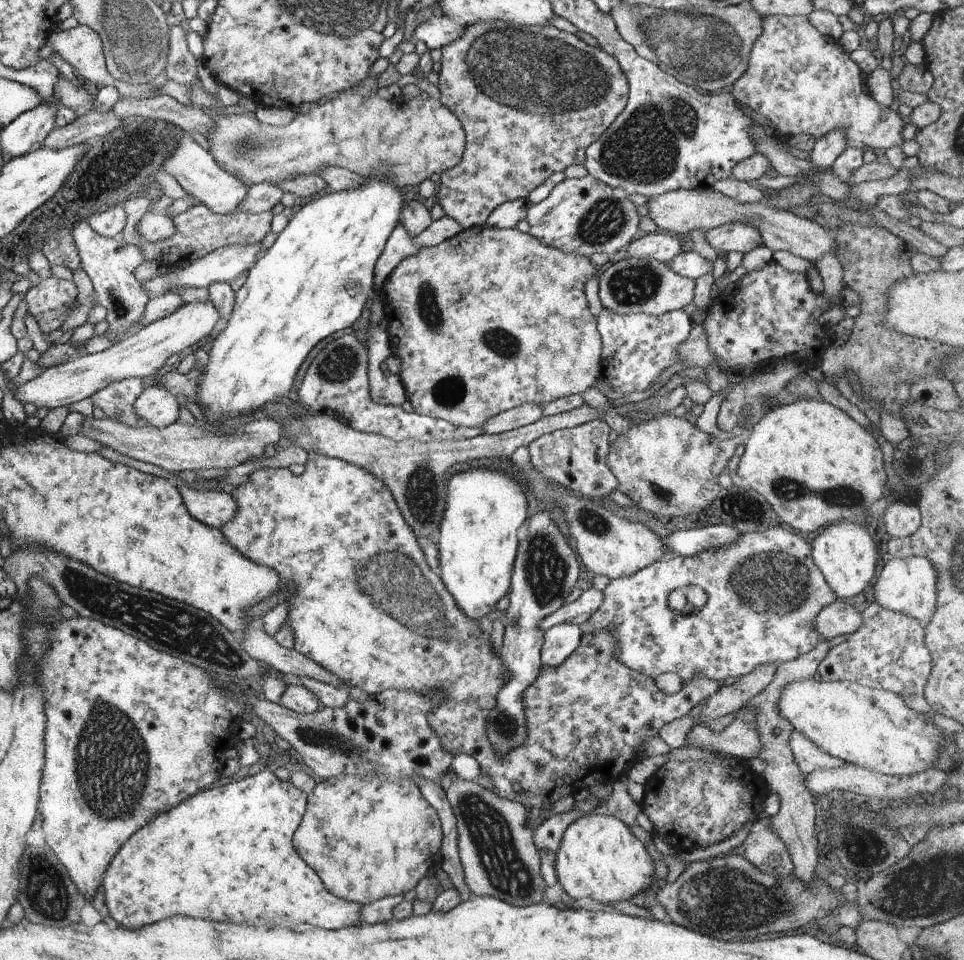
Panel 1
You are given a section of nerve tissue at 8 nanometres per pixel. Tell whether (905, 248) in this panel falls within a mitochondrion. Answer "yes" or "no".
no

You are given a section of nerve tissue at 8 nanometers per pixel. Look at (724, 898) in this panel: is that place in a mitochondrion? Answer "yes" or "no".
yes

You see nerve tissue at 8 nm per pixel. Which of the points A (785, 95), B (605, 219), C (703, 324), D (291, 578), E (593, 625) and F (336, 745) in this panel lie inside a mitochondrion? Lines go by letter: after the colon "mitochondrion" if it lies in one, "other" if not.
A: other
B: mitochondrion
C: other
D: other
E: other
F: mitochondrion

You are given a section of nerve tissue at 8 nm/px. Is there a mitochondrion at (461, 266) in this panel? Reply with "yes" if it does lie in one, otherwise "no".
no

